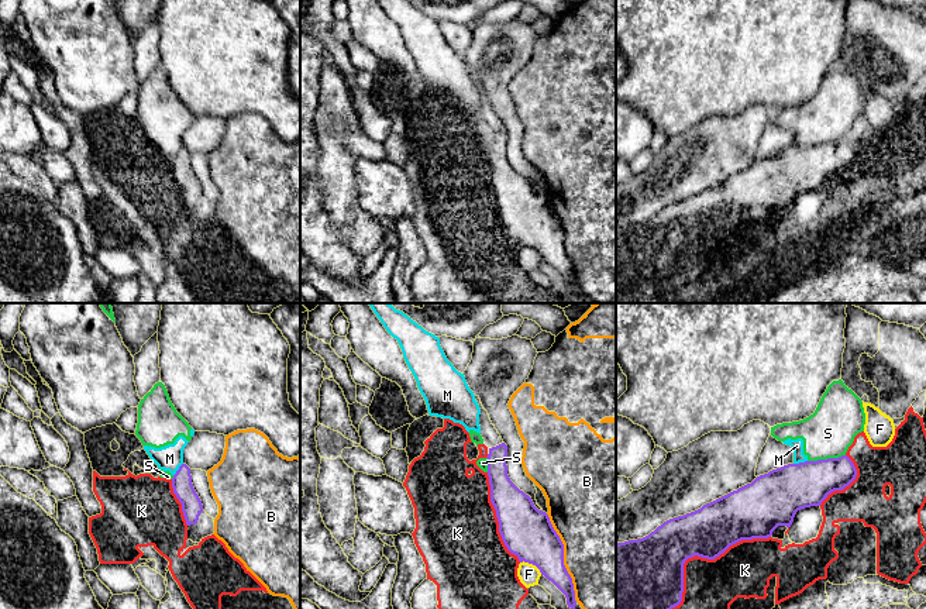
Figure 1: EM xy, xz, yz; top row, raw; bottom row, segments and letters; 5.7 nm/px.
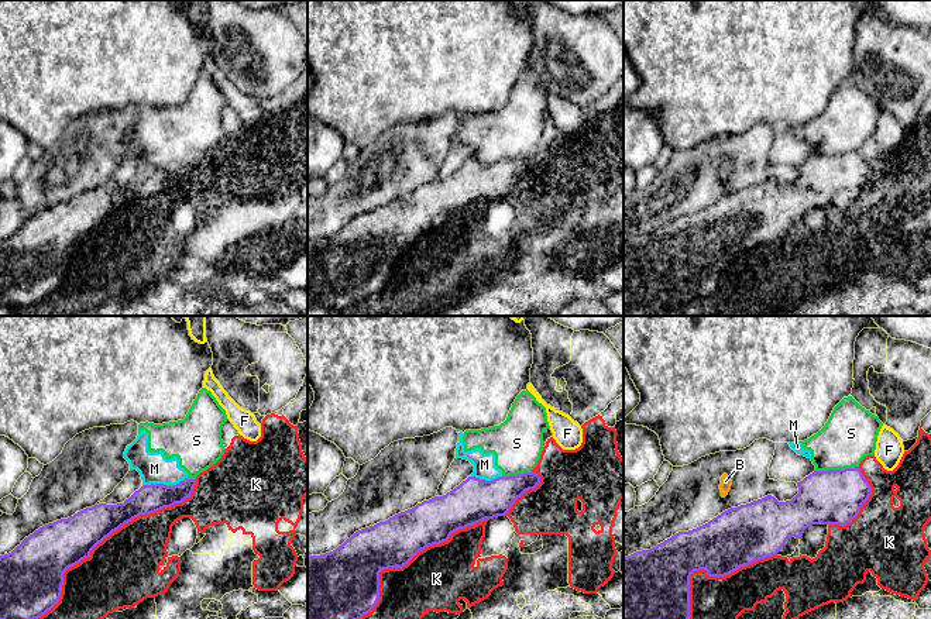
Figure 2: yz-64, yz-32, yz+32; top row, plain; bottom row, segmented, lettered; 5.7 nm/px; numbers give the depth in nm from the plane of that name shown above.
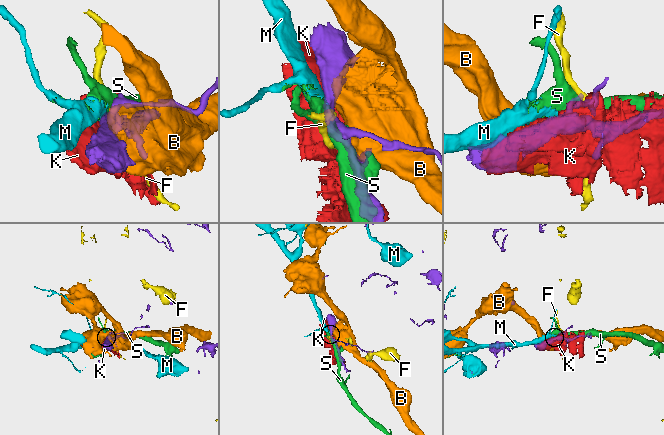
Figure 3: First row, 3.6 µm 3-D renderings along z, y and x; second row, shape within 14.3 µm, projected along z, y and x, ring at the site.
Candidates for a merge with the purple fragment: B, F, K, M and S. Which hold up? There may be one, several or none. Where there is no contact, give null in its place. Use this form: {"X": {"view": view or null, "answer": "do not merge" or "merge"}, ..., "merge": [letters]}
{"B": {"view": "xz", "answer": "do not merge"}, "F": {"view": "xz", "answer": "do not merge"}, "K": {"view": "yz", "answer": "do not merge"}, "M": {"view": "yz", "answer": "do not merge"}, "S": {"view": "yz", "answer": "do not merge"}, "merge": []}

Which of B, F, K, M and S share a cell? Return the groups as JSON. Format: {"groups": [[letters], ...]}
{"groups": [["B"], ["F"], ["K"], ["M", "S"]]}

